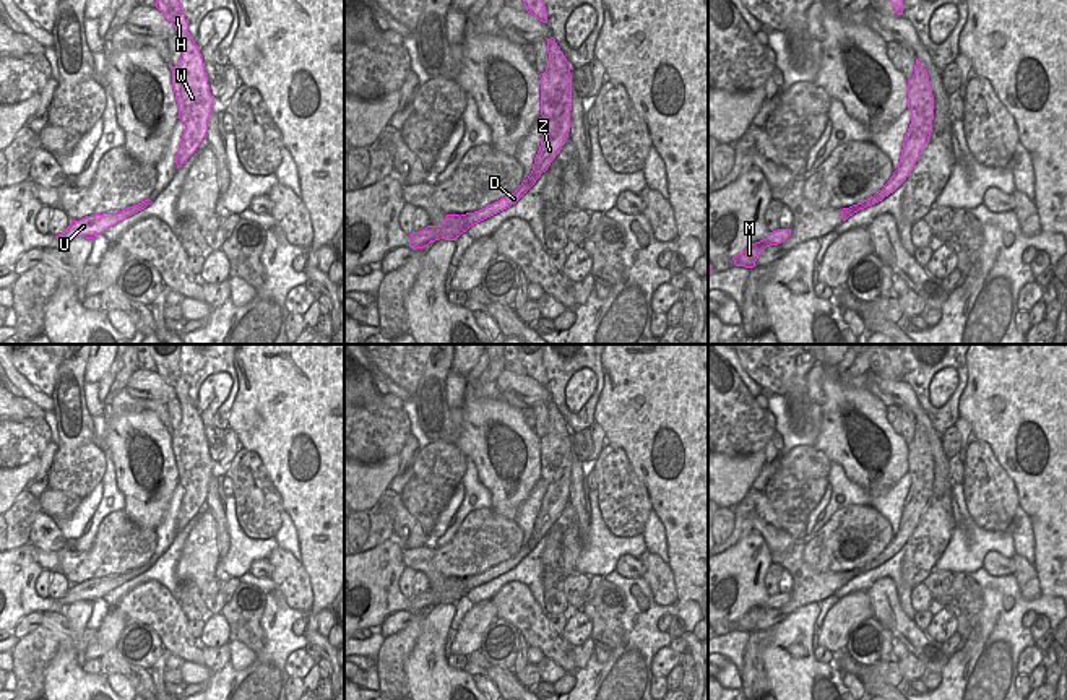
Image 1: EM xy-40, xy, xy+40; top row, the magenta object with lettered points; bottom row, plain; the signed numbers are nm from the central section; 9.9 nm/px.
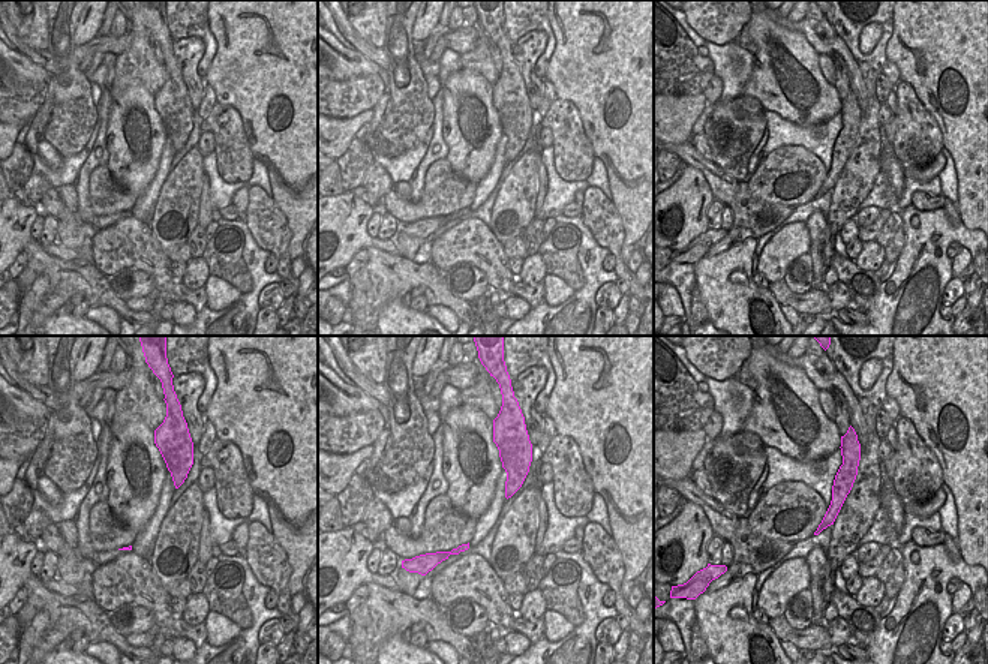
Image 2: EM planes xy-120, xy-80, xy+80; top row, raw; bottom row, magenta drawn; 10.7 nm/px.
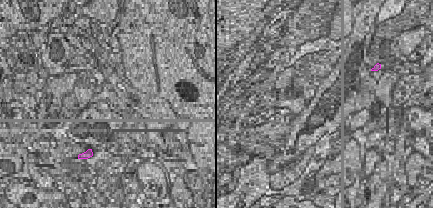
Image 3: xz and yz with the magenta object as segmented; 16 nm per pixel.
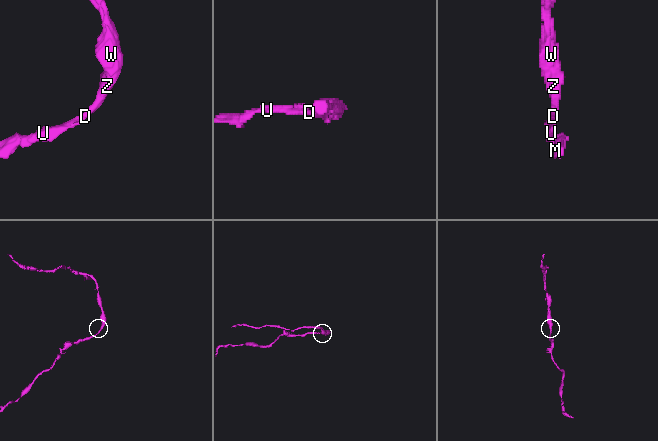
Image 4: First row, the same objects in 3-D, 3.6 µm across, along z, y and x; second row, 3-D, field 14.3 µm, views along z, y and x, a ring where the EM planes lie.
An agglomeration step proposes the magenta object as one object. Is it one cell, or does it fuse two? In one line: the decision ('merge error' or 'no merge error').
no merge error

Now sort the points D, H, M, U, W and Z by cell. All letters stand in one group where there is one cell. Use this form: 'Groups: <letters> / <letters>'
Groups: D H M U W Z

